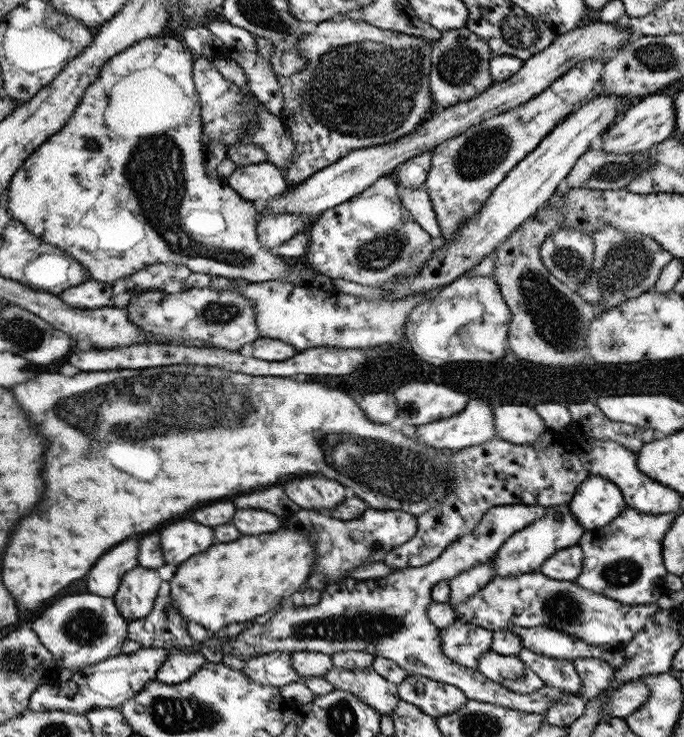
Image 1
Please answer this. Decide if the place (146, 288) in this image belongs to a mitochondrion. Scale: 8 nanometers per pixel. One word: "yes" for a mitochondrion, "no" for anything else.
no

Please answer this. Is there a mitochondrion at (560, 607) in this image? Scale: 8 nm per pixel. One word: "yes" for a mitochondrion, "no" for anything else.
yes

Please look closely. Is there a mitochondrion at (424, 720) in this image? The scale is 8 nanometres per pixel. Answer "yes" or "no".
no

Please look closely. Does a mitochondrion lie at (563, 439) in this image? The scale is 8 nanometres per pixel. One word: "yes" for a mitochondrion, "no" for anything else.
no

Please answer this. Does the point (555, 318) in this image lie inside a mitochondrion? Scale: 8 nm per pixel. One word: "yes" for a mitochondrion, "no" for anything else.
yes

